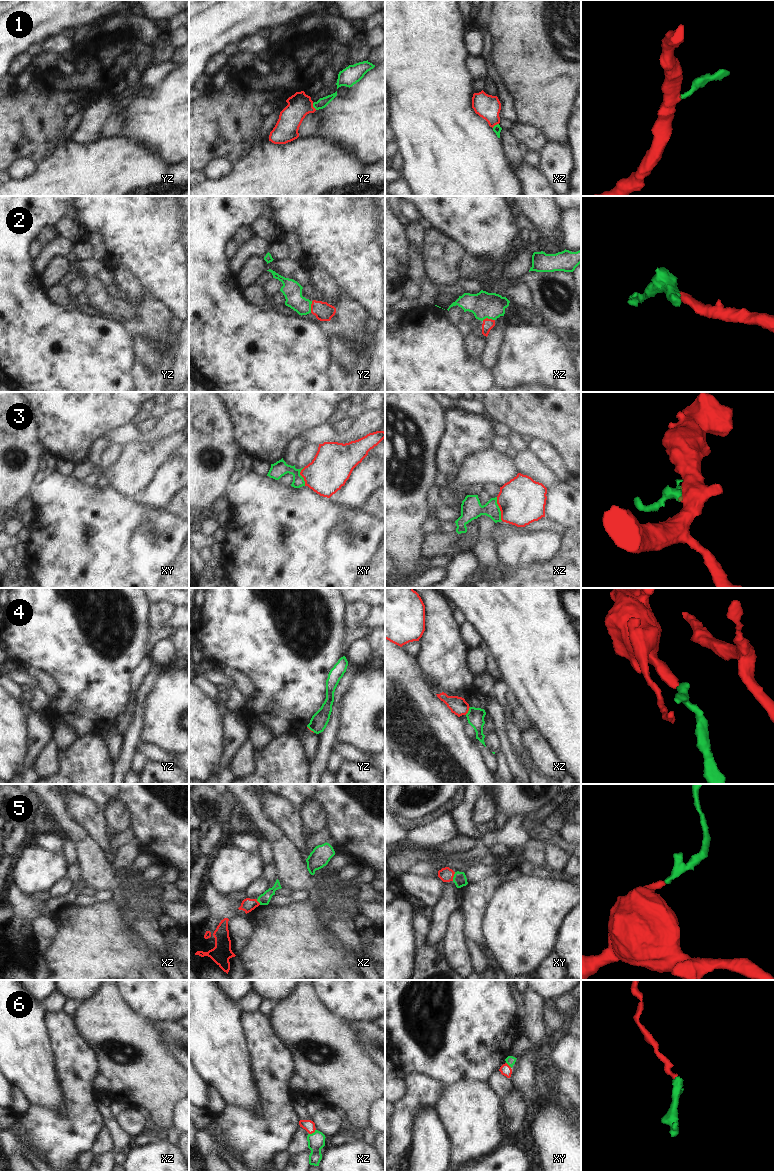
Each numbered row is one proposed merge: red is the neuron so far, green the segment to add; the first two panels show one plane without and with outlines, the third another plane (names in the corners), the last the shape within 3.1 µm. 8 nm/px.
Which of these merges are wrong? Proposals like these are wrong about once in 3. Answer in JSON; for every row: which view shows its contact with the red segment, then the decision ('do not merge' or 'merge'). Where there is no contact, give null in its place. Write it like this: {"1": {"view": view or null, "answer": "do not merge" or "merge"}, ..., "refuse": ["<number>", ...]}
{"1": {"view": "yz", "answer": "merge"}, "2": {"view": "xz", "answer": "merge"}, "3": {"view": "xz", "answer": "merge"}, "4": {"view": "xz", "answer": "do not merge"}, "5": {"view": "xy", "answer": "merge"}, "6": {"view": "xz", "answer": "merge"}, "refuse": ["4"]}

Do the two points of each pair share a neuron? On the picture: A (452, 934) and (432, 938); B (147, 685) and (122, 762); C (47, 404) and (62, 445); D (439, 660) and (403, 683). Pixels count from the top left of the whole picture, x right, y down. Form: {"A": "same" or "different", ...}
{"A": "different", "B": "same", "C": "same", "D": "different"}

